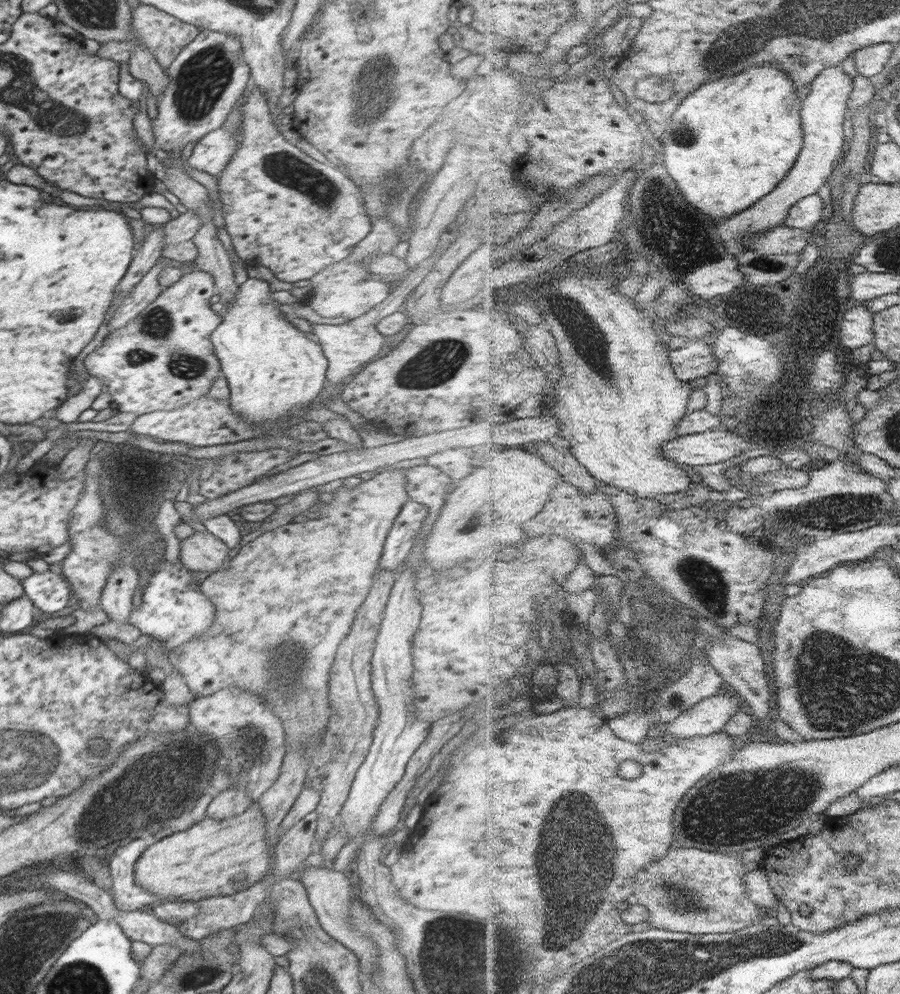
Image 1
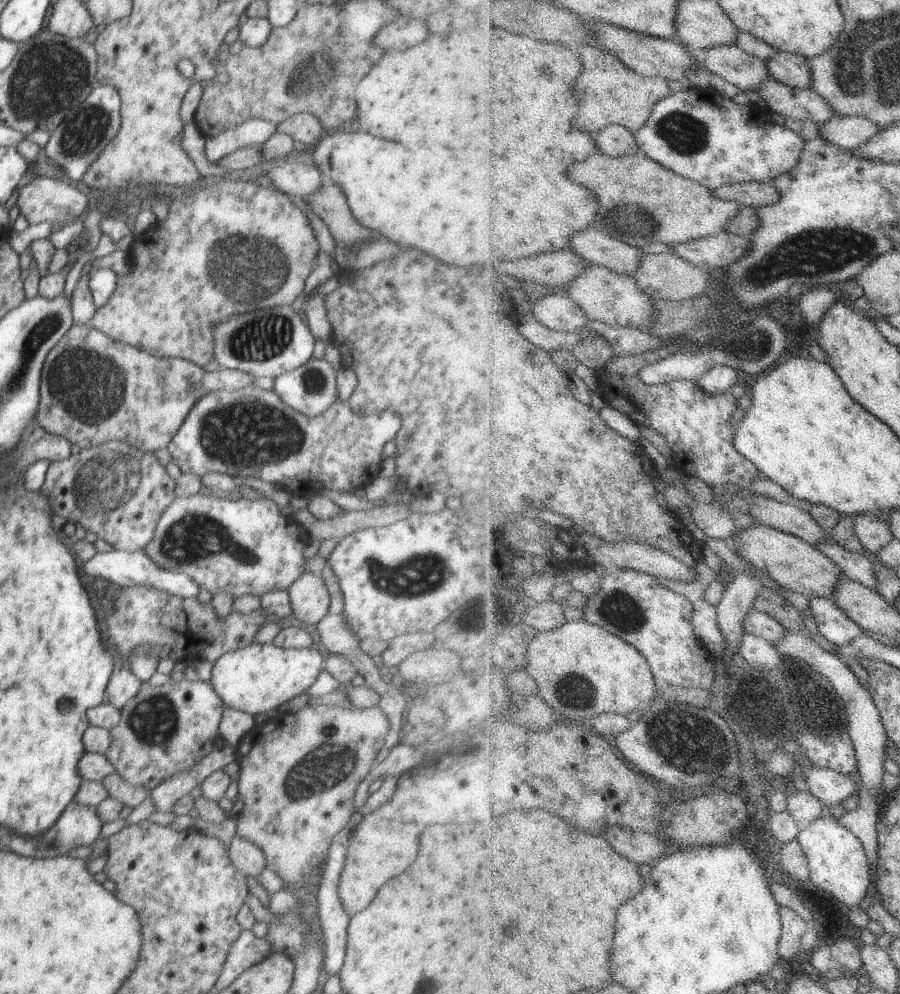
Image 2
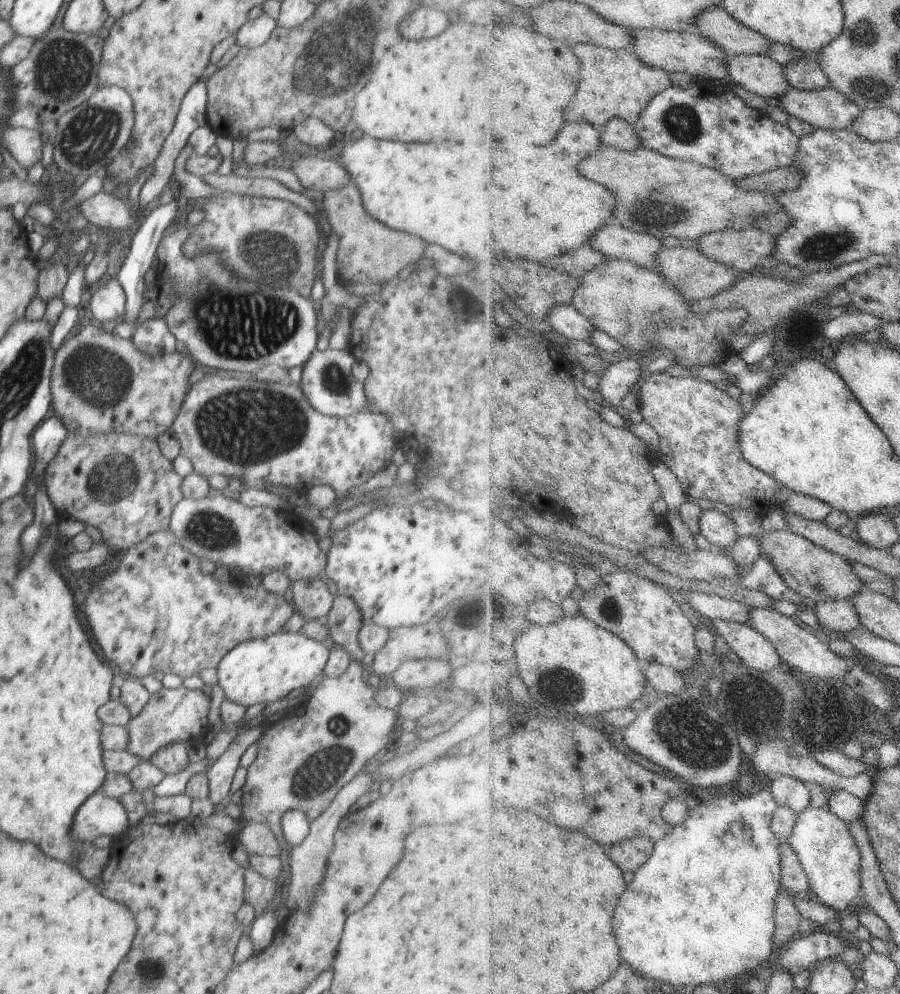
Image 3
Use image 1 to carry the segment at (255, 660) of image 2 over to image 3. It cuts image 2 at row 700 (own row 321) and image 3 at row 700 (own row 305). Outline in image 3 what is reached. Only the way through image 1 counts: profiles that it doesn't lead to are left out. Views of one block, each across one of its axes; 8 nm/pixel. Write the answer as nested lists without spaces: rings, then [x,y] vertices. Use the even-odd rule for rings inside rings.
[[[277,632],[266,638],[257,638],[237,644],[220,660],[216,670],[218,686],[224,690],[225,698],[236,704],[249,708],[257,704],[265,704],[267,709],[282,702],[292,690],[310,685],[323,675],[331,646],[319,640],[310,640],[298,632]]]

